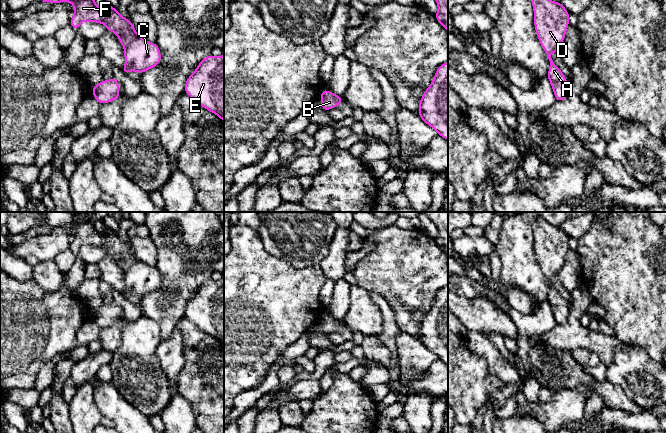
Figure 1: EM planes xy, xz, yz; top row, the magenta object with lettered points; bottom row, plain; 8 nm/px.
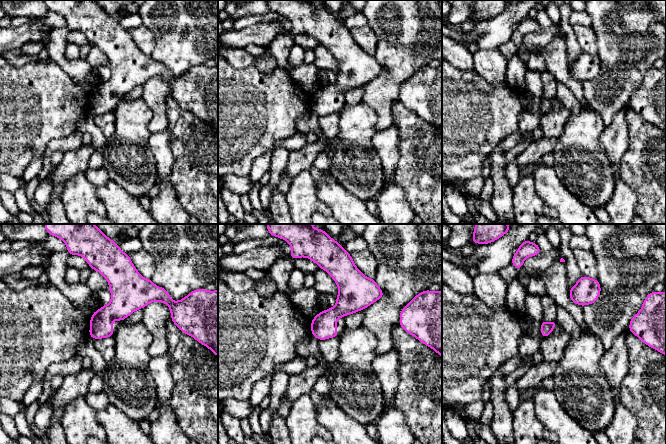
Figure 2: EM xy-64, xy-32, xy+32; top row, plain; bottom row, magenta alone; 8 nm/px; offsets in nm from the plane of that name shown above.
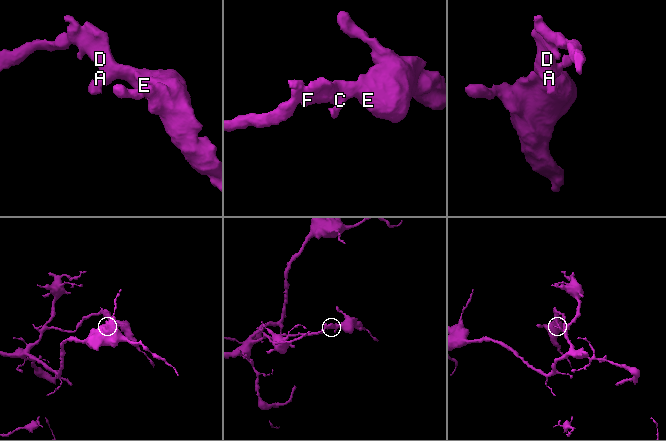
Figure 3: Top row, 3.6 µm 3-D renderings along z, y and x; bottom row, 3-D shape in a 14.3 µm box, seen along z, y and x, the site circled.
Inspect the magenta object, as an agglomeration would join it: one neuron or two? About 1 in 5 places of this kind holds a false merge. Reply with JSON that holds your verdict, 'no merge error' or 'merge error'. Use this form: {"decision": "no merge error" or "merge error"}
{"decision": "no merge error"}

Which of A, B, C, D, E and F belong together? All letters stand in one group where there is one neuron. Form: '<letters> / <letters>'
A B C D E F

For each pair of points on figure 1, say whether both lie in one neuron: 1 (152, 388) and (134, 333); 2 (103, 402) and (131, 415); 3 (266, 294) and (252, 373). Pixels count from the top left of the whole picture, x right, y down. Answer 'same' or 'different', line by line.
1: same
2: same
3: same

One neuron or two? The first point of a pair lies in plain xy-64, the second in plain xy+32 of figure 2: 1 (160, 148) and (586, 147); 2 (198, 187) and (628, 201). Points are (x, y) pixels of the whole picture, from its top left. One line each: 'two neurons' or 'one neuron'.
1: two neurons
2: two neurons

